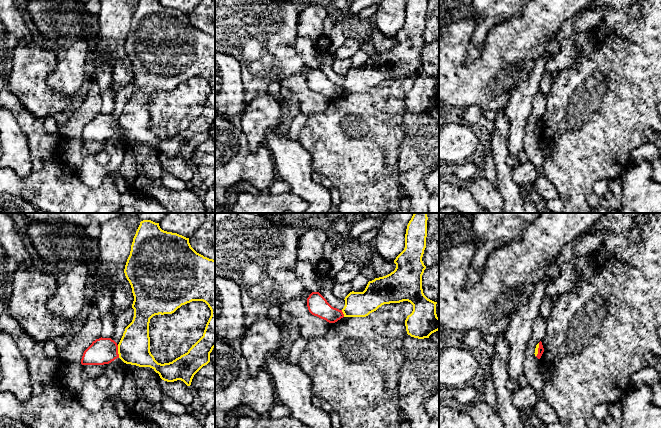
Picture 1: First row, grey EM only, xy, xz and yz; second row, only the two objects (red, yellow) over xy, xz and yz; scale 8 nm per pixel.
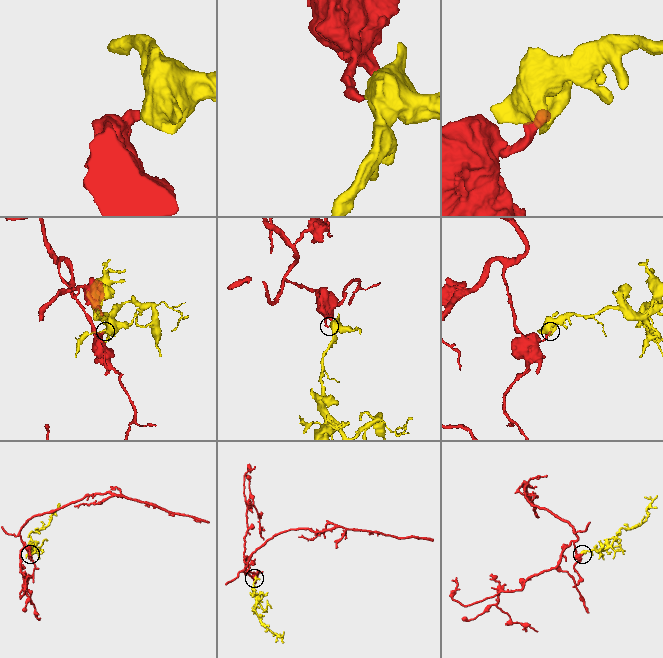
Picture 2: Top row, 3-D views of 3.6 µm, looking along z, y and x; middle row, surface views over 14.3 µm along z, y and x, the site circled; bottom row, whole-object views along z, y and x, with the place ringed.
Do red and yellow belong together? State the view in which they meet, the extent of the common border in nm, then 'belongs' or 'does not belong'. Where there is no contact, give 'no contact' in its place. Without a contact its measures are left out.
meets red in xy; contact 110 nm long; does not belong

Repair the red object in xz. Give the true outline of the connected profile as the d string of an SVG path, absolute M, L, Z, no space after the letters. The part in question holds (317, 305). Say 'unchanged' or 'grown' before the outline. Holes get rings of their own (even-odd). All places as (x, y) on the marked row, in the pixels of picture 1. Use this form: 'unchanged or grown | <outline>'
unchanged | M312 292L309 295L307 307L312 315L329 323L335 323L344 317L342 310L332 307L319 292Z

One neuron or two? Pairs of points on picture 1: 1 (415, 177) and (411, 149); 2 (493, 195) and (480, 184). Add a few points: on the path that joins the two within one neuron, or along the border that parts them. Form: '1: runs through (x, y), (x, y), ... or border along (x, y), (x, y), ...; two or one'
1: runs through (414, 170), (414, 156); one
2: runs through (490, 193), (483, 187); one

